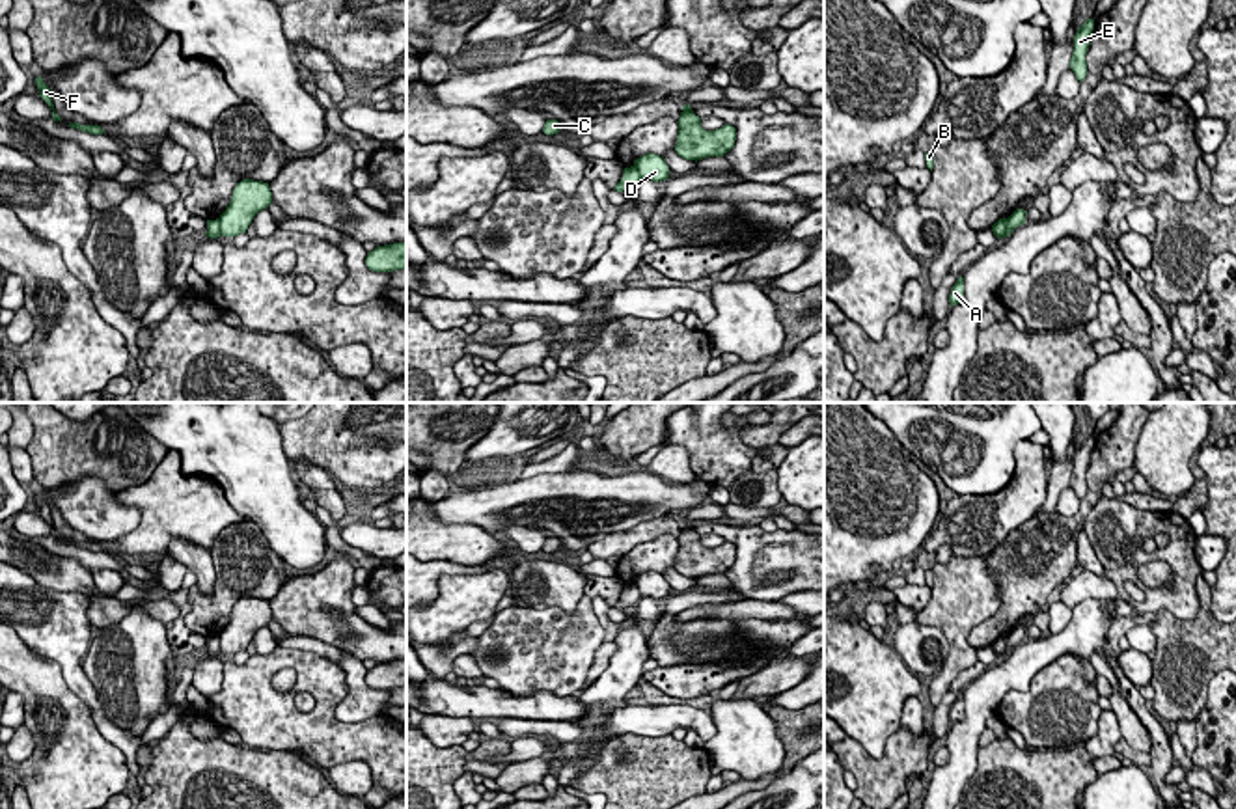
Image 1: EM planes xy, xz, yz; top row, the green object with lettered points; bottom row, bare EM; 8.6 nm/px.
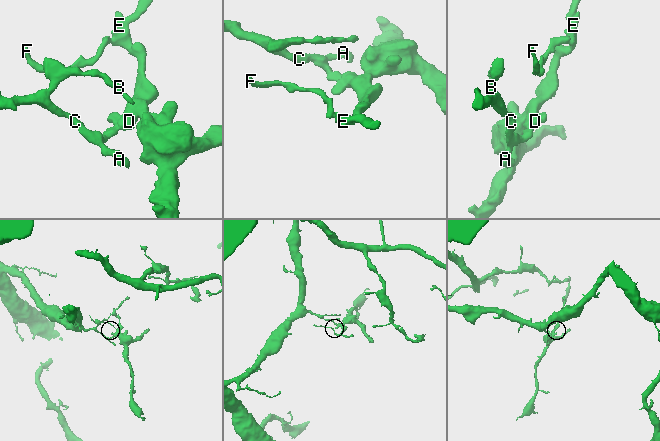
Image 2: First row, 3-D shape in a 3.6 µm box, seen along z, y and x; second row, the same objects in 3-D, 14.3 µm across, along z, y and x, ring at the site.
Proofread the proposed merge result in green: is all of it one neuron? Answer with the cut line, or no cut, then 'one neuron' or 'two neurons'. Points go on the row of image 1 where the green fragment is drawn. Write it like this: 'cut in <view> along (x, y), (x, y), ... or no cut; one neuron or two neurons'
cut in yz along (1011, 217), (1007, 230), (998, 237); two neurons

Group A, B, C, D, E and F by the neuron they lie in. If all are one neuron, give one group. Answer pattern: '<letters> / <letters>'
A B C / D E F

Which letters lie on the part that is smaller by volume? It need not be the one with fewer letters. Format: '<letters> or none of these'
D, E, F

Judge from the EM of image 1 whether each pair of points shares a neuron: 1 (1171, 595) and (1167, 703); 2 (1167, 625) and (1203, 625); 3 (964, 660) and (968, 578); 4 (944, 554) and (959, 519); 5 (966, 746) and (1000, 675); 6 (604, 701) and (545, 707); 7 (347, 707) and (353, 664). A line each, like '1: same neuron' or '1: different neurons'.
1: different neurons
2: same neuron
3: same neuron
4: different neurons
5: same neuron
6: different neurons
7: same neuron

